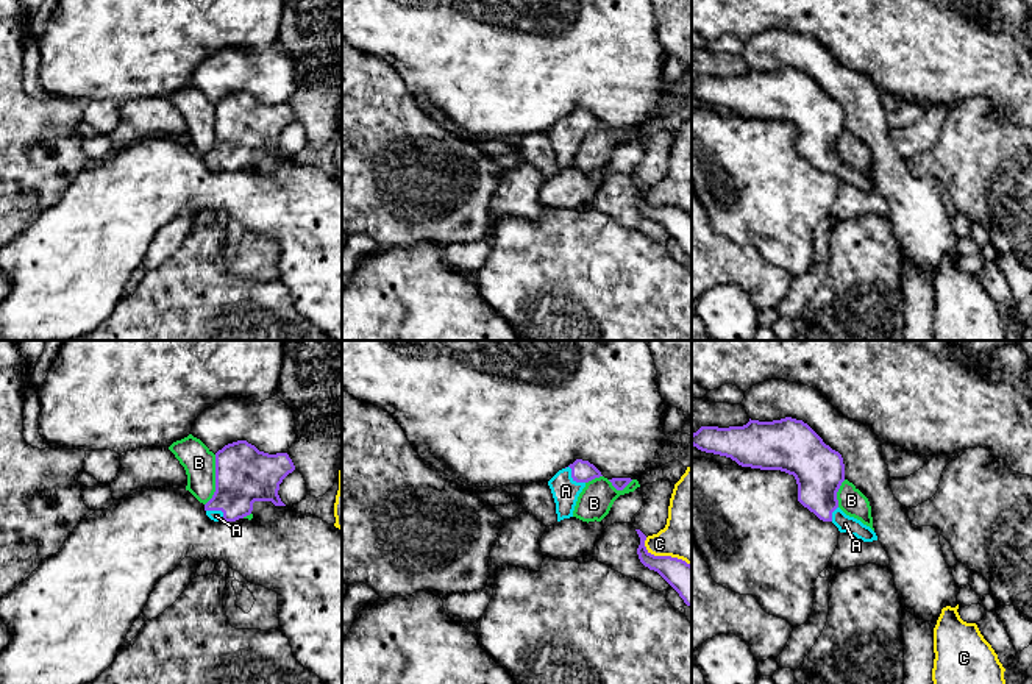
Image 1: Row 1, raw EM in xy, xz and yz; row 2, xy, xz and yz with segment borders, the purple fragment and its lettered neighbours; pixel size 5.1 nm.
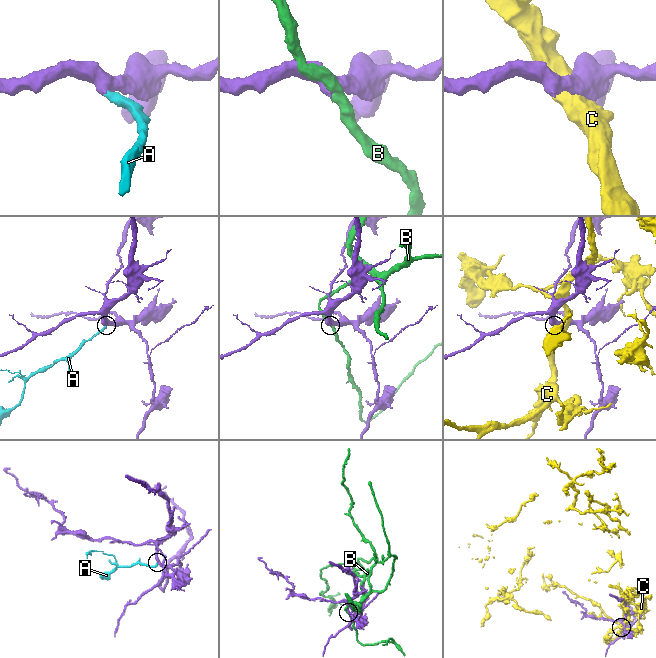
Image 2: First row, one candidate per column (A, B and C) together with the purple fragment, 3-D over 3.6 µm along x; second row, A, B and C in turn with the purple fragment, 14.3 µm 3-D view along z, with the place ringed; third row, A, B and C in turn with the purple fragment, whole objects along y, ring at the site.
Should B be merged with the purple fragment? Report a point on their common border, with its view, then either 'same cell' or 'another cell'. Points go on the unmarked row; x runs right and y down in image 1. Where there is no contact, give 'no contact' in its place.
meets purple in xy at (216, 130); another cell

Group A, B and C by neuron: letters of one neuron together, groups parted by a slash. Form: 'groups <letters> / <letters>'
groups A / B / C

